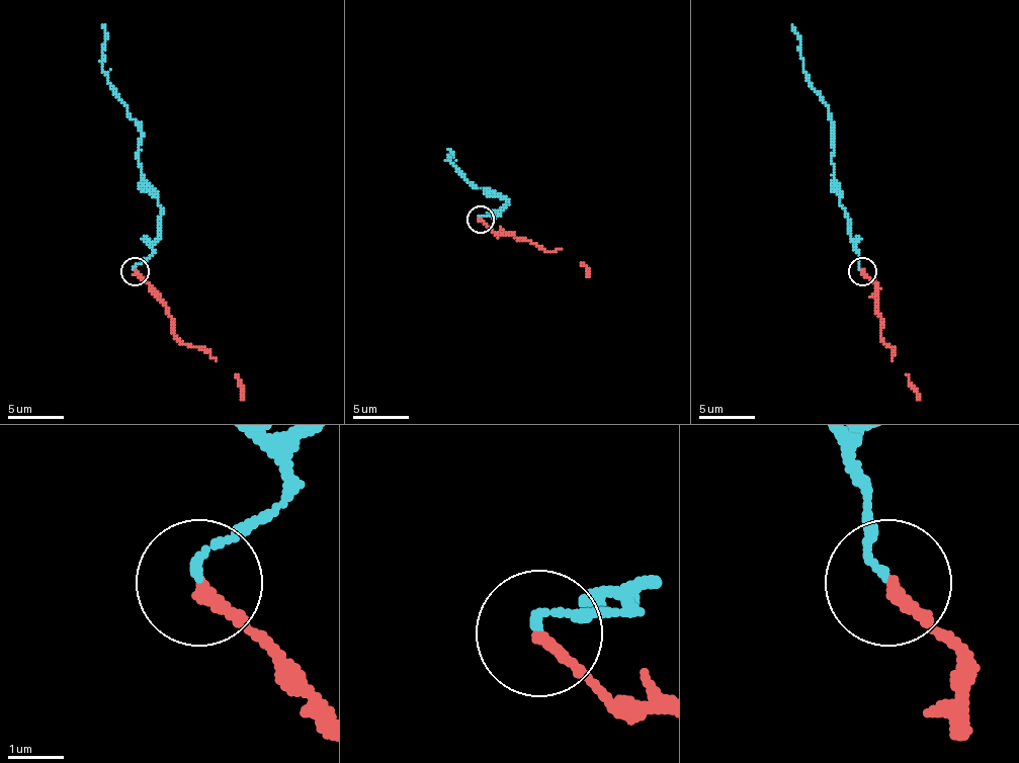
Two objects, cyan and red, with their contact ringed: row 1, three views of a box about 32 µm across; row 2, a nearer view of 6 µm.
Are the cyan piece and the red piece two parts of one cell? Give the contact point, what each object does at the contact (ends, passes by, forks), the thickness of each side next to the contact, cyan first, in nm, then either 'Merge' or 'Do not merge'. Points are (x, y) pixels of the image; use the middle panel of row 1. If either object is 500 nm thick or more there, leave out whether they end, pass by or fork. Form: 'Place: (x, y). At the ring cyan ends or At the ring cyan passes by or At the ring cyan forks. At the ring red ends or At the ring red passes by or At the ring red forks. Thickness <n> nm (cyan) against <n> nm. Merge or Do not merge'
Place: (480, 219). At the ring cyan ends. At the ring red ends. Thickness 130 nm (cyan) against 200 nm. Merge

